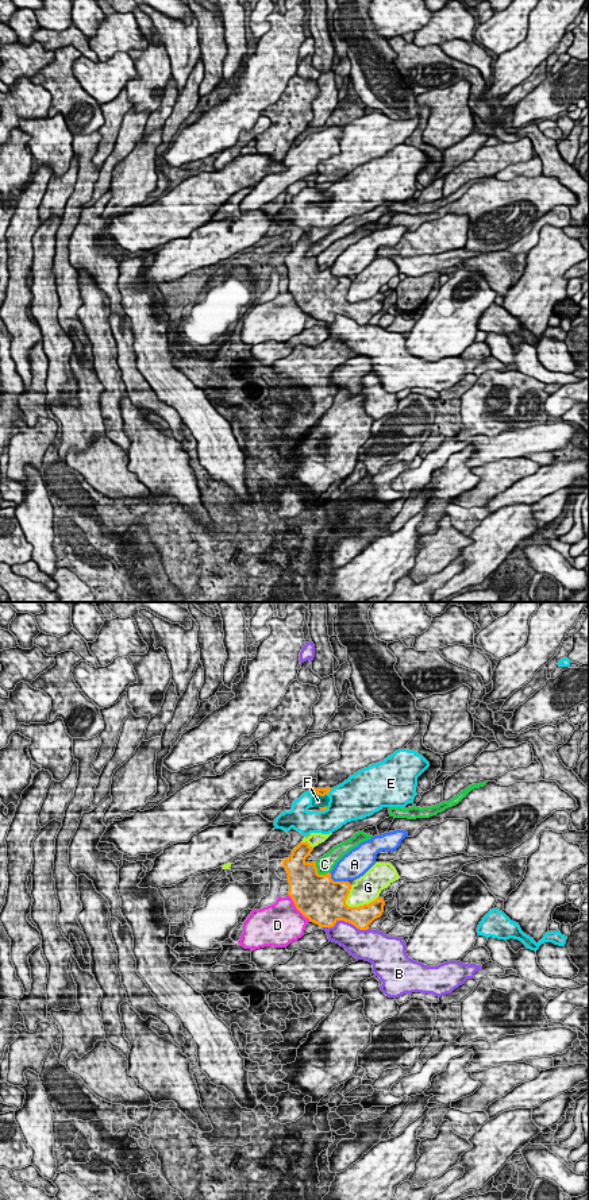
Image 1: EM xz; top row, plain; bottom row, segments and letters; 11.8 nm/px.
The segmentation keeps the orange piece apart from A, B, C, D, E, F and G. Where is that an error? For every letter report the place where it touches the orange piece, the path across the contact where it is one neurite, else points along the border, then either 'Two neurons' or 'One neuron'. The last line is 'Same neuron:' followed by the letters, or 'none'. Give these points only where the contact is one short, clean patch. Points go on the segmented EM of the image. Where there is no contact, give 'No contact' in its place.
A: Touches orange at xz (337, 882). Two neurons
B: Touches orange at xz (345, 921). Two neurons
C: Touches orange at xz (316, 872). Two neurons
D: Touches orange at xz (296, 907). Two neurons
E: Touches orange at xz (328, 791). Two neurons
F: Touches orange at xz (319, 794). Boundary: xz (312, 791), (326, 795). Two neurons
G: Touches orange at xz (361, 906). Two neurons
Same neuron: none

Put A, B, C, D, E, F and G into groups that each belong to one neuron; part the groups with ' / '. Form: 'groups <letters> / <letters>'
groups A / B / C / D / E F / G

